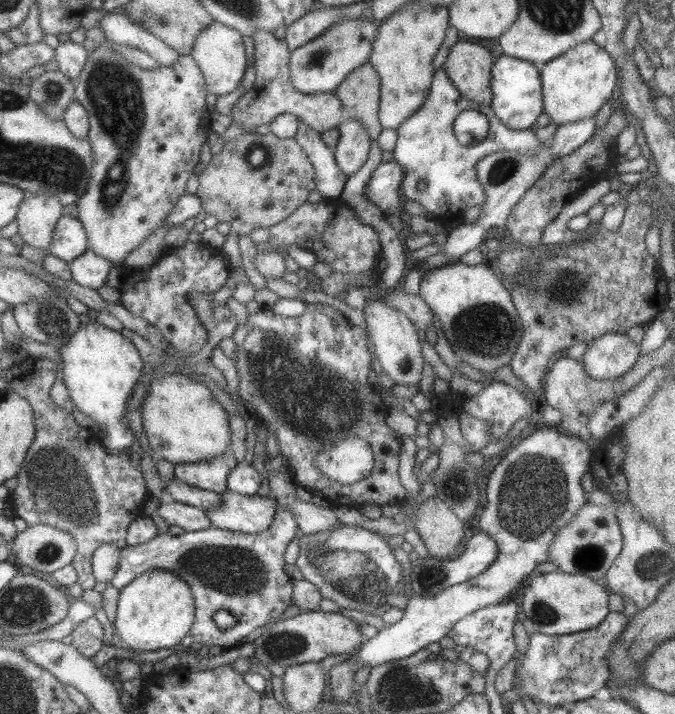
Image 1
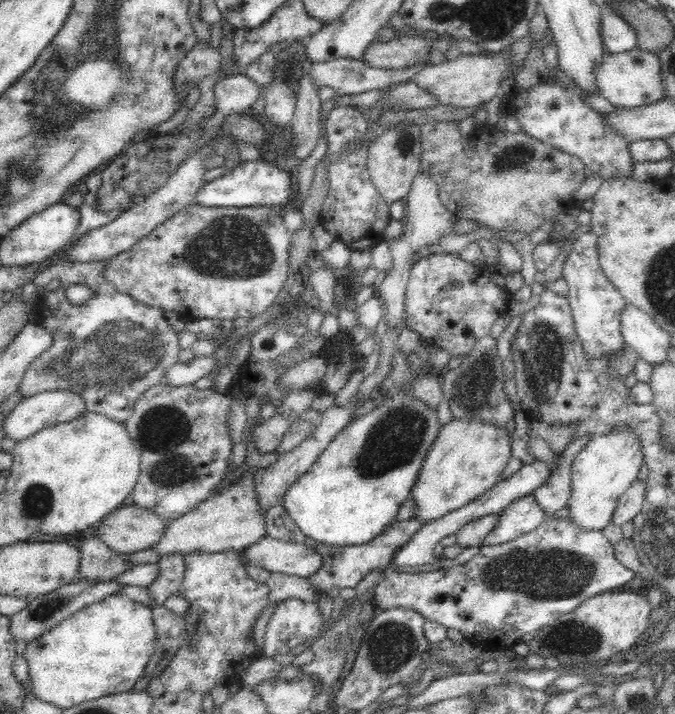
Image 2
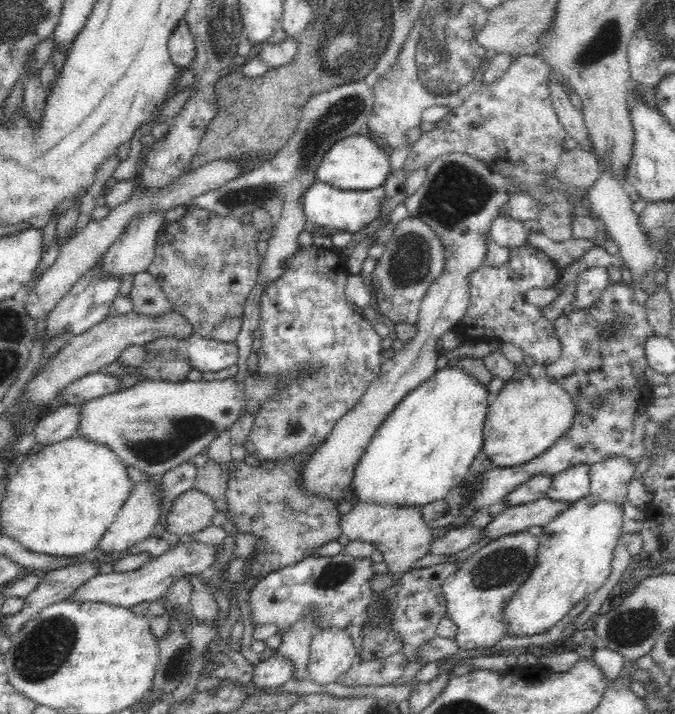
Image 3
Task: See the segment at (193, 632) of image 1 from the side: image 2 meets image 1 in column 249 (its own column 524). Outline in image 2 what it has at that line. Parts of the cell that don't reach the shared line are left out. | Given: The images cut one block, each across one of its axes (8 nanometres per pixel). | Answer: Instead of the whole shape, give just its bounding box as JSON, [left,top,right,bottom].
[371,515,634,651]

